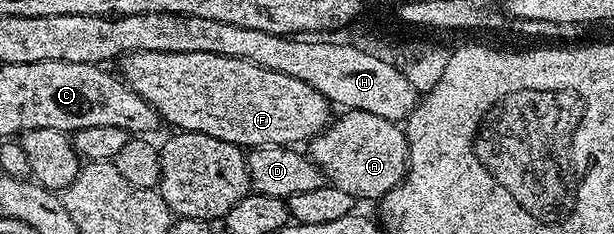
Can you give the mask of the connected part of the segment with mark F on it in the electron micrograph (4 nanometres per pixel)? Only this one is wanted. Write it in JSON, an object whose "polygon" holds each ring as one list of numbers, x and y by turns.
{"polygon":[[137,50,131,54,122,55,120,65,122,65,122,70,120,69,122,81,132,88,132,92,136,92,136,96,140,96,144,100,148,100,148,104,152,104,152,108,158,113,159,119,163,123,171,122,174,128,182,132,191,130,197,134,216,136,216,140,230,142,233,146,257,148,259,146,294,146,295,144,306,144,309,143,311,138,315,138,324,127,329,126,332,121,332,113,330,114,330,110,332,111,331,103,327,102,323,94,316,92,316,88,304,84,304,80,296,80,296,76,284,76,280,72,272,72,268,68,260,68,248,60,229,58,228,56,216,56,212,52,144,52,143,50]]}

